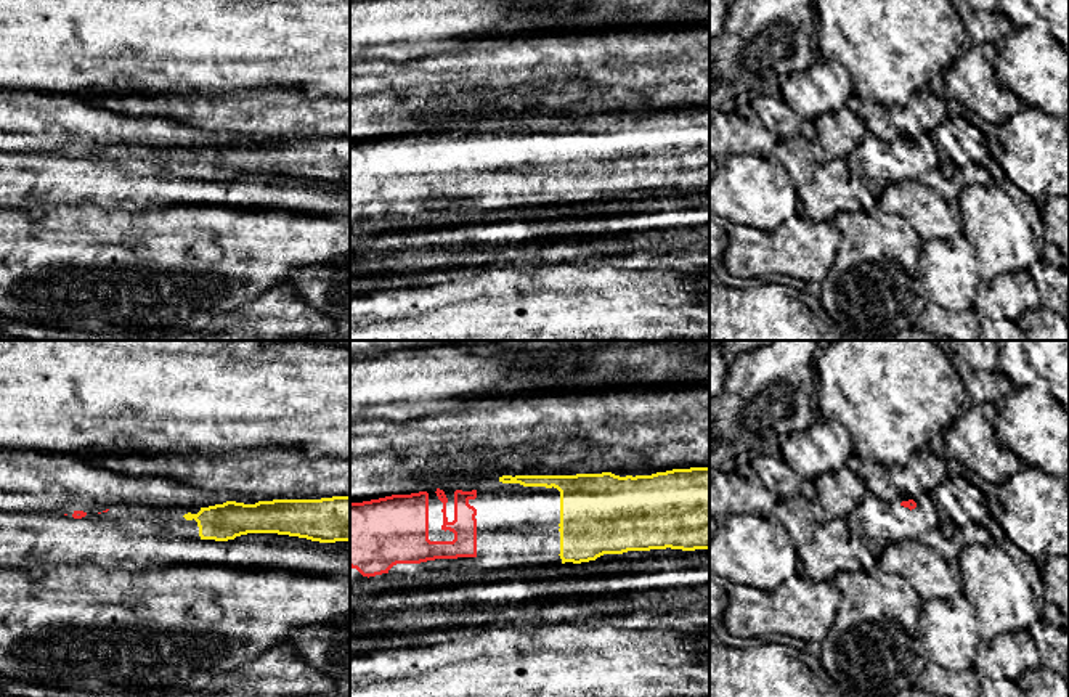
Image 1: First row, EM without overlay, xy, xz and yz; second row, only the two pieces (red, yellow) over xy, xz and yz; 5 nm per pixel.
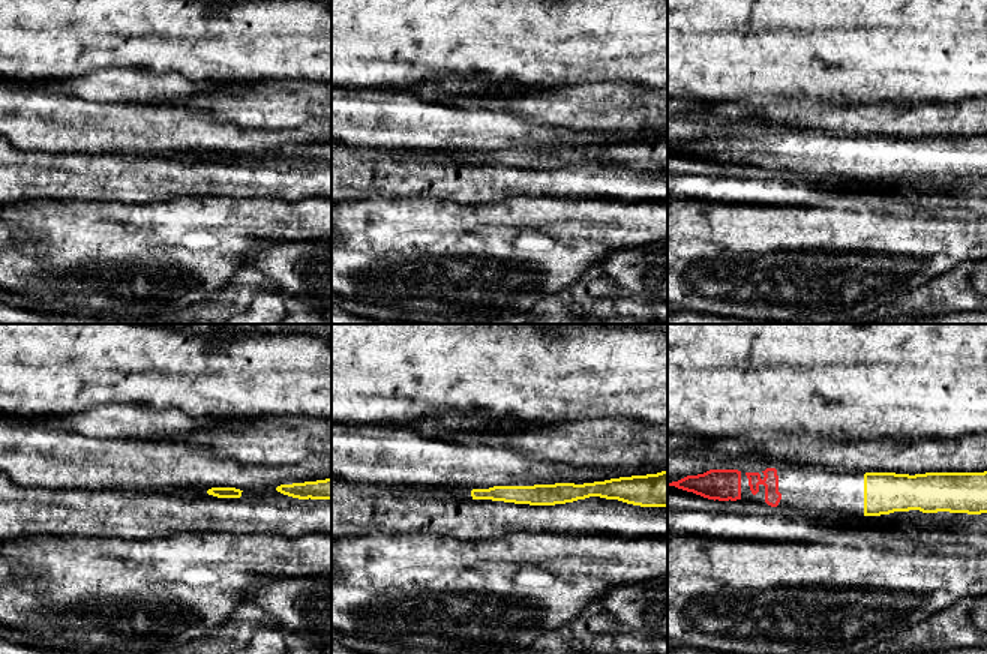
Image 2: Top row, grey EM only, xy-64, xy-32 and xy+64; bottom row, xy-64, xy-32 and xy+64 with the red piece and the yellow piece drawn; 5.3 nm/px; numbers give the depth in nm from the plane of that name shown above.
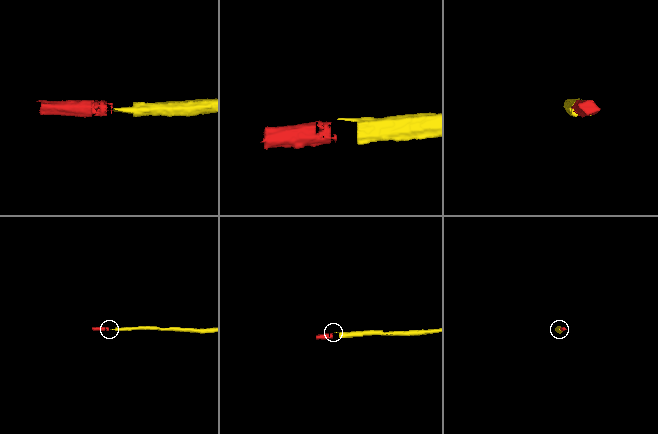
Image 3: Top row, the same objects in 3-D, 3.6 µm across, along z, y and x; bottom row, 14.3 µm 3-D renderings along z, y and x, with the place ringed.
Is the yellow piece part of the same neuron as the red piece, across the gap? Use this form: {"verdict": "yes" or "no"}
{"verdict": "yes"}

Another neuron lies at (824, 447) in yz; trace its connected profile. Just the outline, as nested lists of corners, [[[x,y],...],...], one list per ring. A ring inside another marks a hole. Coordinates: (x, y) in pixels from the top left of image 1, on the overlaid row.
[[[815,418],[803,432],[782,437],[780,451],[795,472],[814,480],[847,466],[854,446],[849,430],[841,422]]]

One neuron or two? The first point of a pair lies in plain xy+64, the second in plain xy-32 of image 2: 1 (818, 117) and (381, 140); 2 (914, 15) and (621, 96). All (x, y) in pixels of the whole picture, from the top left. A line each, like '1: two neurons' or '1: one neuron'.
1: two neurons
2: two neurons

